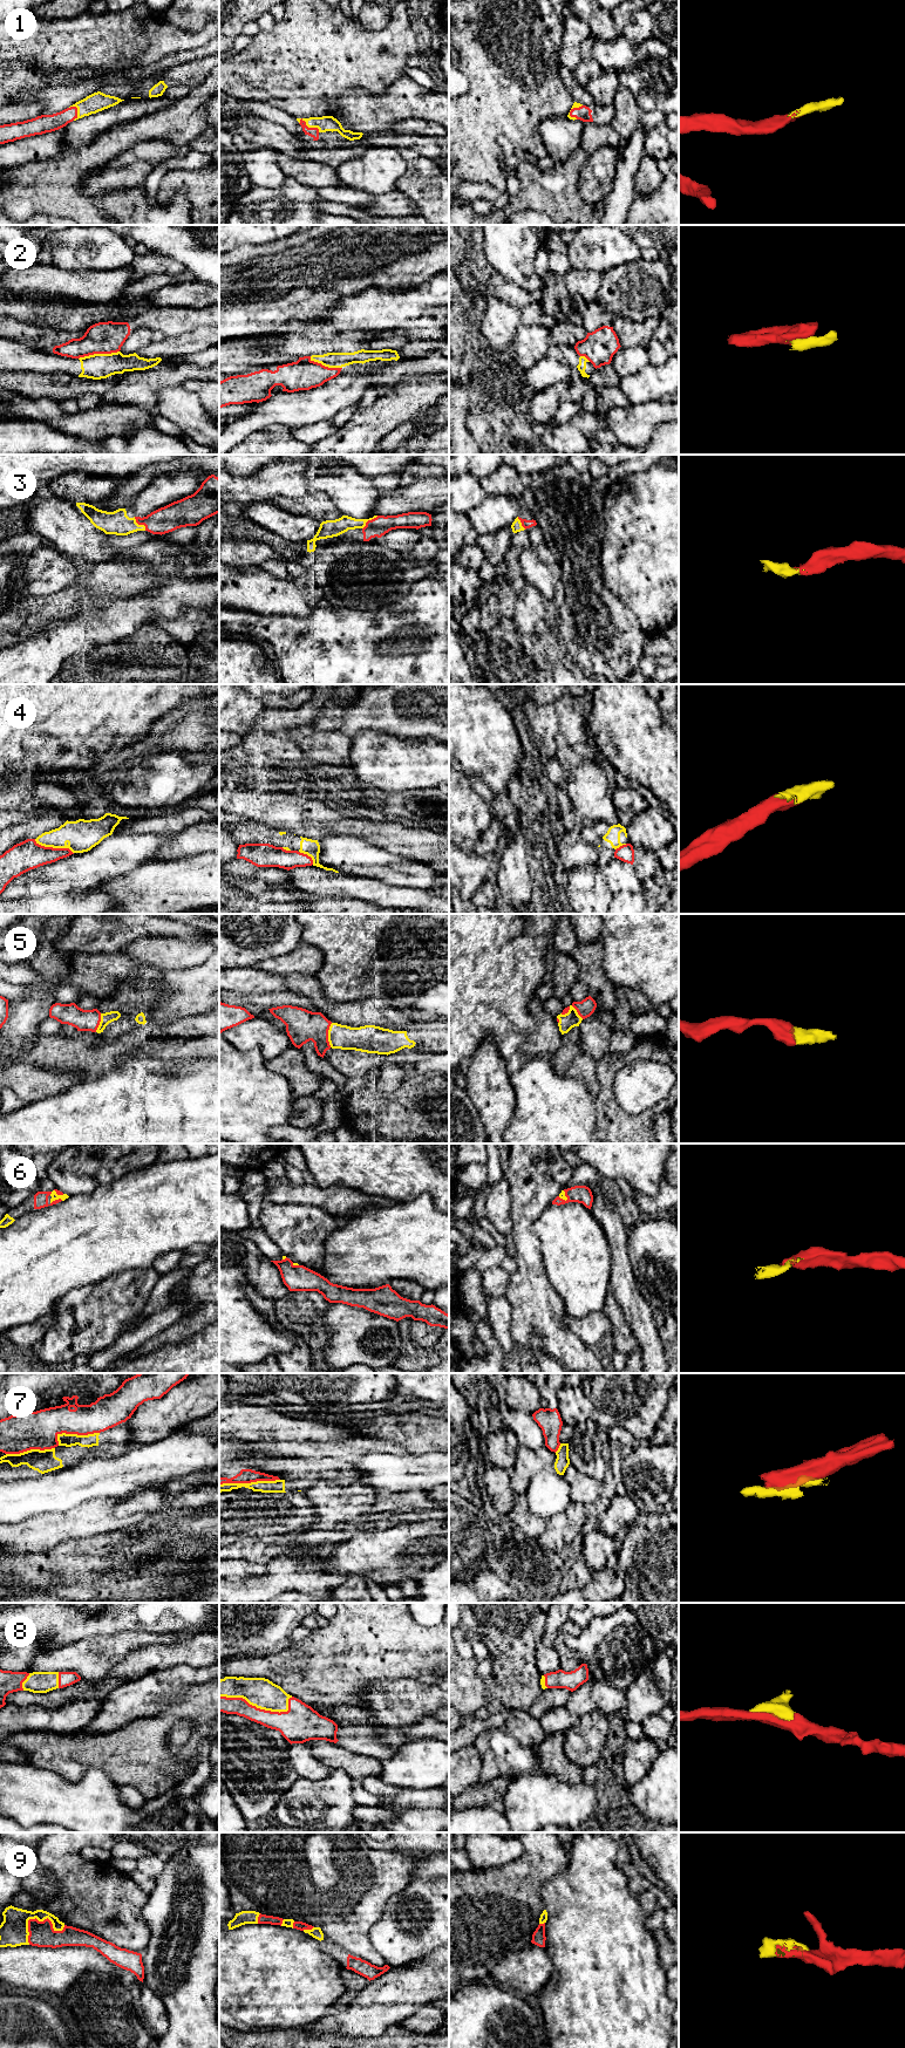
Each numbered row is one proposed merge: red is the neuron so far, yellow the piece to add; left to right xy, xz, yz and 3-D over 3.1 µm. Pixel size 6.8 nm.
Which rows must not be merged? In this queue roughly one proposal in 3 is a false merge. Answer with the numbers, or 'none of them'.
2, 4, 7

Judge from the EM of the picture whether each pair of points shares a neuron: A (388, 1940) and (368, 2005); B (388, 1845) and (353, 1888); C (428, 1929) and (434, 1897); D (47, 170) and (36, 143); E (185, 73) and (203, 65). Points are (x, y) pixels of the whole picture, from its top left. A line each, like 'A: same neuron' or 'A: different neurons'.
A: different neurons
B: different neurons
C: same neuron
D: different neurons
E: same neuron

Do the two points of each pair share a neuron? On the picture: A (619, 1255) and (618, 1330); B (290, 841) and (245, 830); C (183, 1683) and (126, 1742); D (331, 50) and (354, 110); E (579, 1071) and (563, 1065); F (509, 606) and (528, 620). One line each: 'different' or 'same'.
A: different
B: same
C: different
D: different
E: different
F: different

